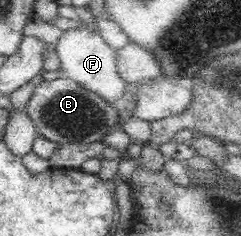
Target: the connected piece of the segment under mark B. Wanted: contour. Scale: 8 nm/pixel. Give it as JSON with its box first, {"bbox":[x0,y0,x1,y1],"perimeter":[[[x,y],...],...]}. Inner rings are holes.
{"bbox":[26,75,124,143],"perimeter":[[[60,75],[57,79],[42,80],[33,91],[26,108],[38,136],[58,143],[94,143],[116,131],[124,115],[96,92],[84,89],[79,83]]]}

